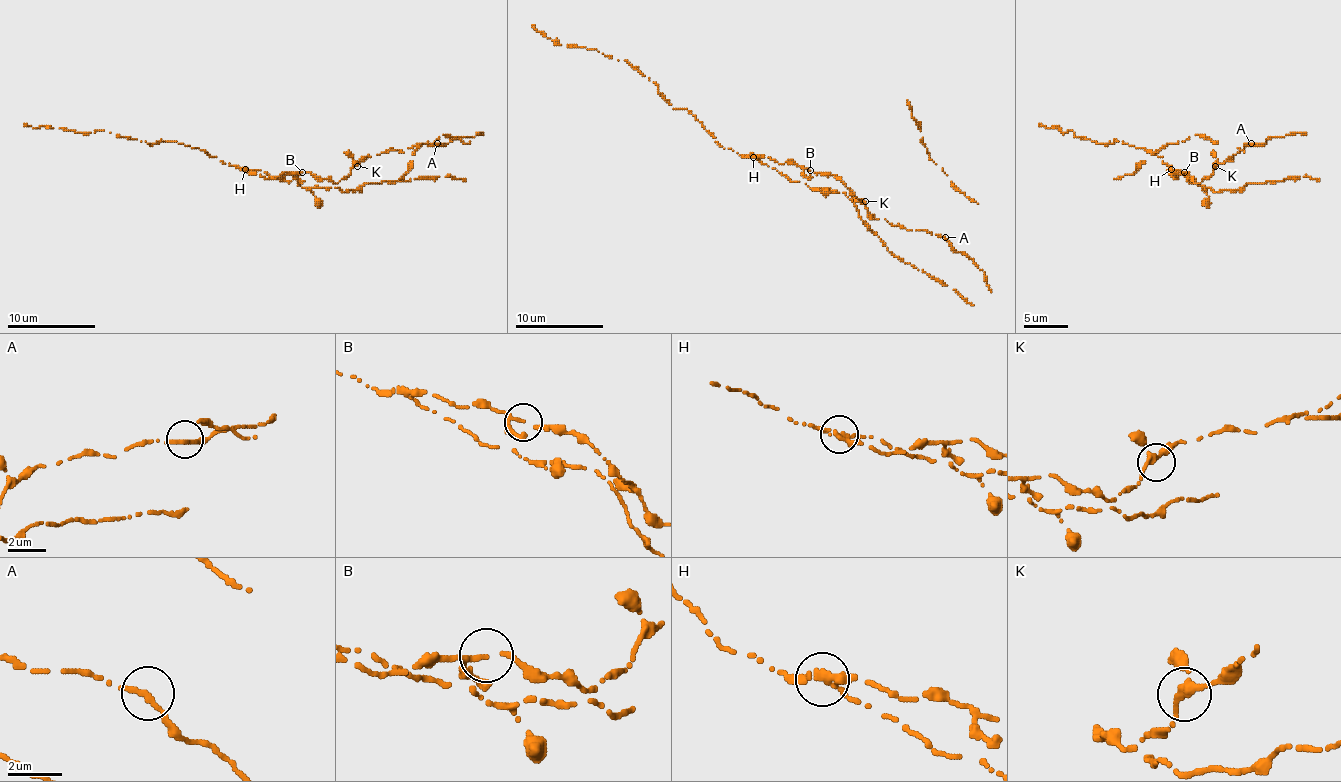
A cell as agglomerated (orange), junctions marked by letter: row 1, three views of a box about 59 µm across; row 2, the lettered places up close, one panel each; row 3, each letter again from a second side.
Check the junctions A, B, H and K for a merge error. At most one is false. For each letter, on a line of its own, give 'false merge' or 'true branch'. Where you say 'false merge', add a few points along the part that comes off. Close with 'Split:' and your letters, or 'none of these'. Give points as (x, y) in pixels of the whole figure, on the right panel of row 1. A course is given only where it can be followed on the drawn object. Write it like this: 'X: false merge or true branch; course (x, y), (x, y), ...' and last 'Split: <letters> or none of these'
A: true branch
B: true branch
H: false merge; course (1171, 170), (1160, 157), (1123, 141), (1098, 143), (1074, 135), (1072, 130), (1061, 132), (1059, 128), (1039, 124)
K: true branch
Split: H

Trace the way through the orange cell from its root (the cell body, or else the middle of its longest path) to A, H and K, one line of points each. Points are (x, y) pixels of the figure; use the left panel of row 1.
A: (302, 172), (311, 172), (337, 183), (366, 157), (386, 150), (404, 152), (415, 146), (437, 143)
H: (302, 172), (267, 179), (245, 170)
K: (302, 172), (311, 172), (337, 183), (357, 166)

